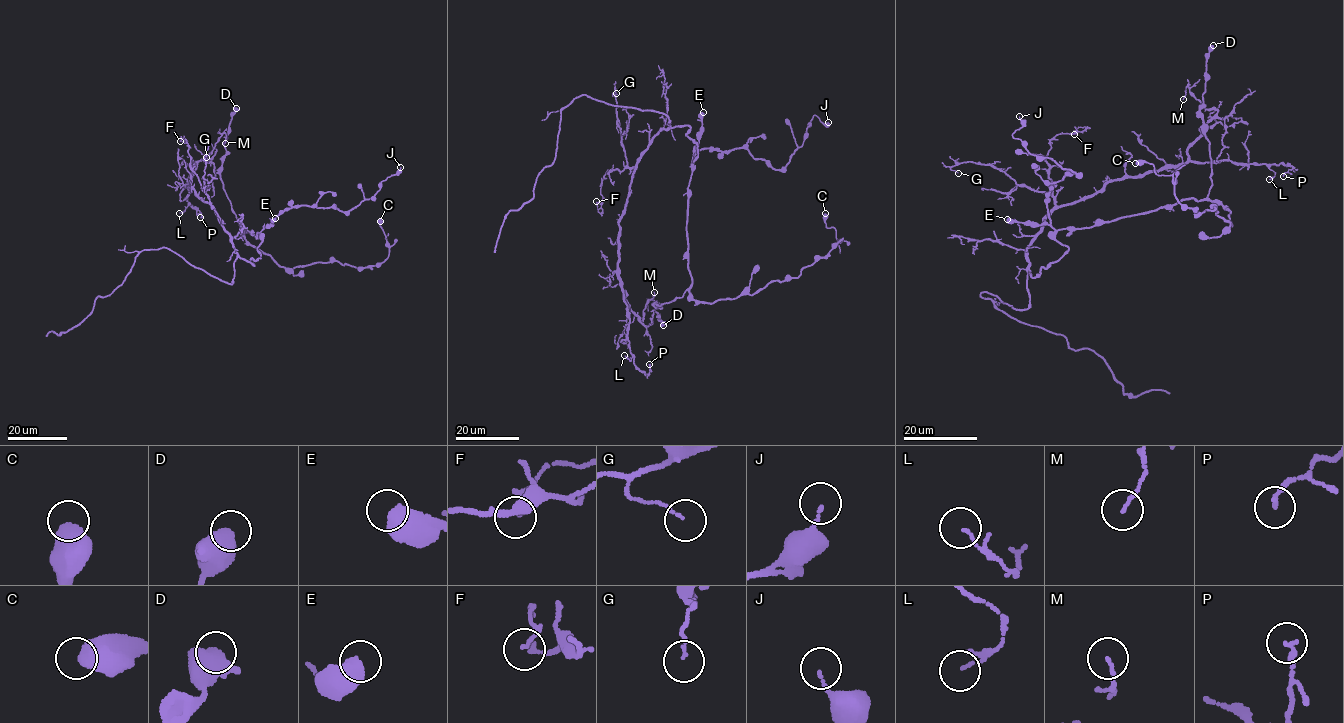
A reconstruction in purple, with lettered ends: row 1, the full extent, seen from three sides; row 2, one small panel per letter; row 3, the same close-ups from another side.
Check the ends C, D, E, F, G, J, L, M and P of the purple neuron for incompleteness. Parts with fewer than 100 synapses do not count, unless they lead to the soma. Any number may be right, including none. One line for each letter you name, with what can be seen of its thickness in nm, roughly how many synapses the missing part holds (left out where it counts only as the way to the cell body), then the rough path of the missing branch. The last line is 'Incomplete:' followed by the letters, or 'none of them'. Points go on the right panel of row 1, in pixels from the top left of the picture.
Incomplete: none of them

